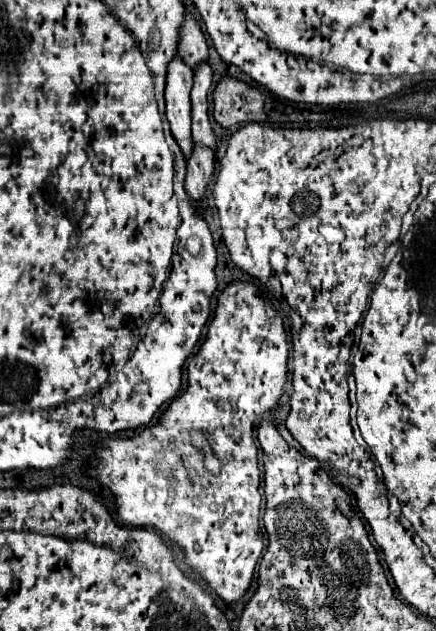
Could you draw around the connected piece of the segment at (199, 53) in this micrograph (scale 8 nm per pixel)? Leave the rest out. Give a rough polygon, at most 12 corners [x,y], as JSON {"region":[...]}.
{"region":[[185,13],[179,55],[189,67],[207,59],[199,21]]}

